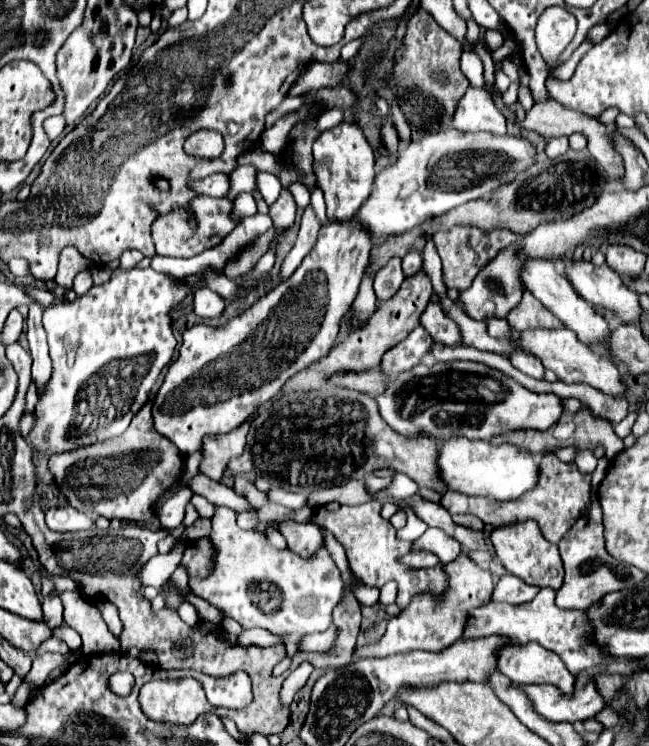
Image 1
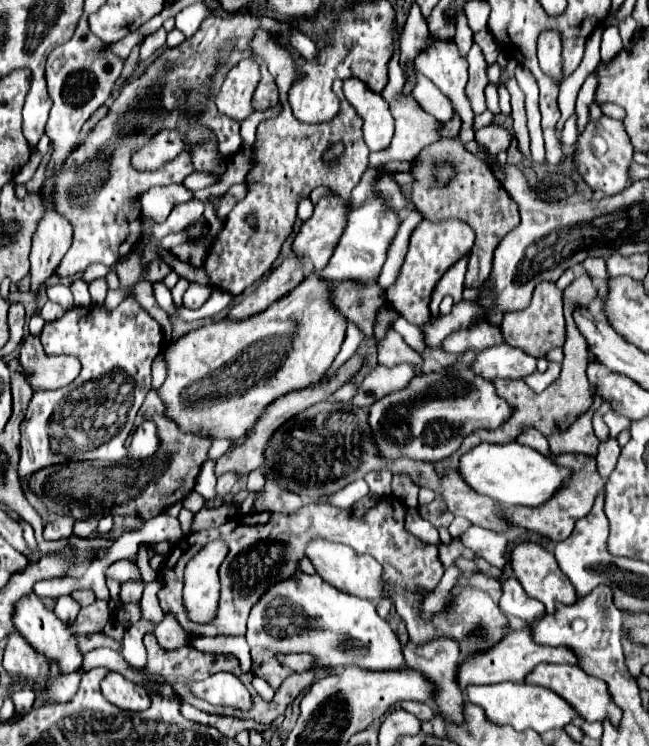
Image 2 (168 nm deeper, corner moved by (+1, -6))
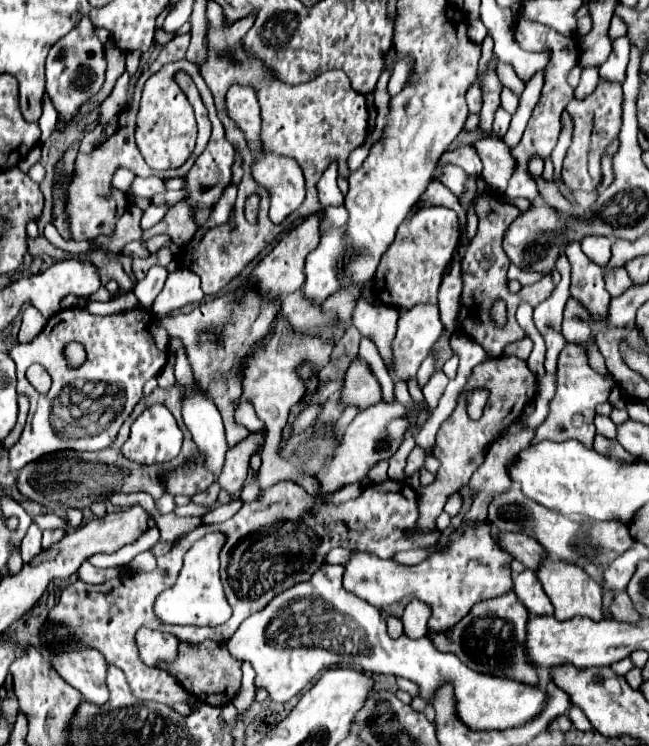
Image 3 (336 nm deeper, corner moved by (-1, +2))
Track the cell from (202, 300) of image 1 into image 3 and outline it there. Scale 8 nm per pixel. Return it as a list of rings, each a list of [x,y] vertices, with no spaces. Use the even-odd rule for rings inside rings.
[[[178,268],[168,274],[168,280],[154,300],[154,314],[160,318],[166,318],[168,312],[182,308],[184,304],[190,302],[200,302],[204,298],[204,292],[200,288],[200,278],[192,270]]]

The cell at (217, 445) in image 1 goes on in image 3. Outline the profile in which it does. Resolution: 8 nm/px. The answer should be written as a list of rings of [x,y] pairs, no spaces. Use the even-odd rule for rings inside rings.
[[[256,432],[254,438],[246,438],[246,442],[240,442],[236,446],[228,448],[224,468],[222,468],[222,472],[220,472],[218,480],[216,480],[222,490],[234,494],[244,486],[246,476],[248,476],[250,456],[258,452],[258,446],[262,442],[264,442],[264,434]]]

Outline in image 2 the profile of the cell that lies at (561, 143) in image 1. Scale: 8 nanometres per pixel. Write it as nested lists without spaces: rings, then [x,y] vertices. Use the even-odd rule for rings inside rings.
[[[572,114],[570,118],[568,118],[568,122],[564,124],[564,130],[562,130],[562,144],[564,144],[564,150],[566,152],[570,152],[570,148],[574,146],[574,142],[576,142],[576,138],[578,138],[578,132],[576,132],[576,116]]]

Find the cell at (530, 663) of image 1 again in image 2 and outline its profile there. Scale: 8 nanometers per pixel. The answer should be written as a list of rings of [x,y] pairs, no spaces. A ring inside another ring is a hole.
[[[540,664],[536,666],[528,676],[526,680],[528,684],[534,684],[534,686],[544,686],[544,688],[550,688],[554,690],[558,696],[562,696],[584,720],[590,720],[590,722],[602,722],[604,718],[610,718],[612,724],[618,726],[620,722],[620,708],[614,706],[614,702],[610,700],[610,694],[608,694],[608,688],[602,680],[586,674],[582,668],[578,666],[552,666],[552,664]]]

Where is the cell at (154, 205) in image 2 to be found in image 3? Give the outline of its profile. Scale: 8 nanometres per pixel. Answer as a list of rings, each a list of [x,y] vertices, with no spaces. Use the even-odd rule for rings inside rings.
[[[136,176],[130,190],[138,198],[152,198],[152,196],[164,192],[166,188],[164,188],[164,182],[160,178],[154,178],[154,176],[152,178],[140,178],[140,176]]]

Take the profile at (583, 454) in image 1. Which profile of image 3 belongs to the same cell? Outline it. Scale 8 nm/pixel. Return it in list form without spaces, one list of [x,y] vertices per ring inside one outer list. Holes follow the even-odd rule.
[[[566,344],[564,350],[558,356],[558,368],[556,368],[556,394],[550,400],[550,412],[546,420],[536,428],[532,444],[538,444],[542,440],[552,442],[566,442],[570,438],[580,440],[582,444],[590,446],[594,444],[596,428],[594,428],[594,416],[596,416],[596,404],[608,400],[610,388],[614,386],[612,378],[604,378],[598,372],[594,372],[588,364],[588,356],[584,346]]]

